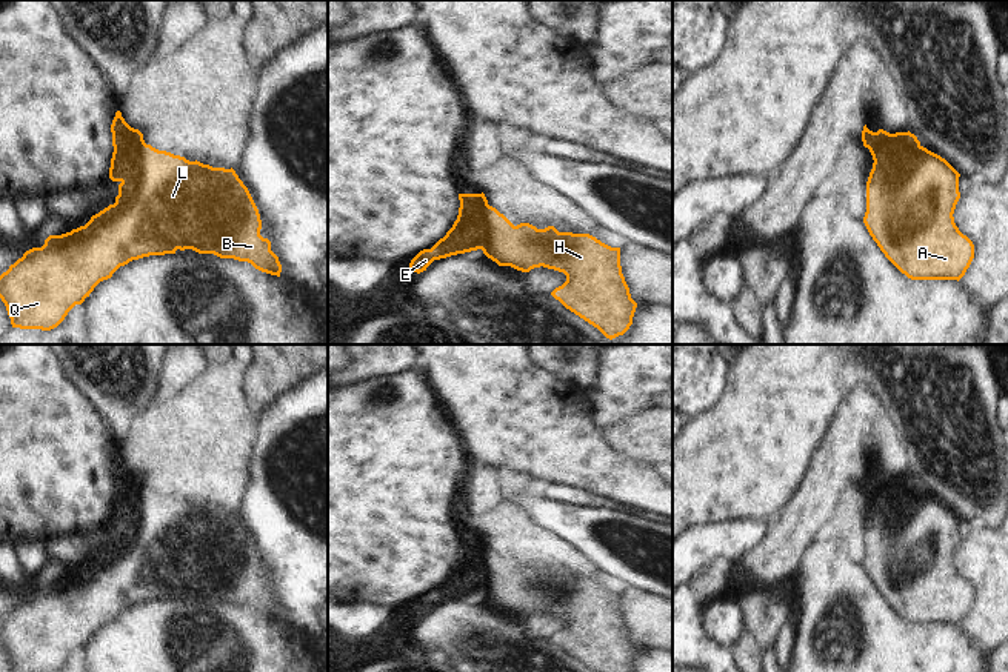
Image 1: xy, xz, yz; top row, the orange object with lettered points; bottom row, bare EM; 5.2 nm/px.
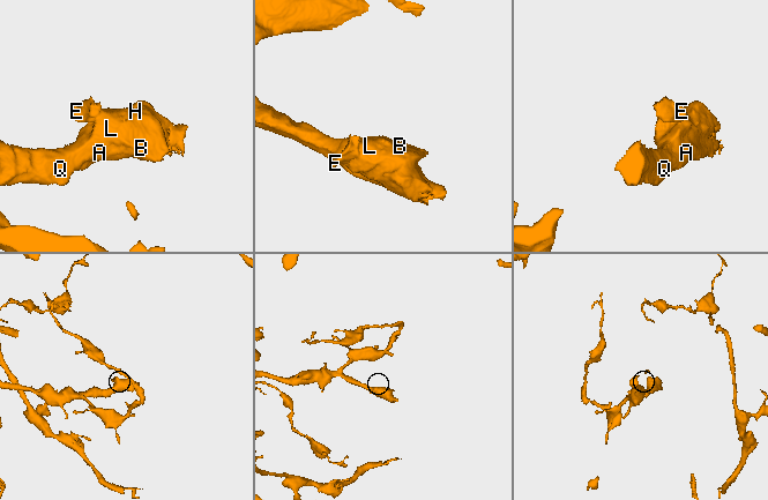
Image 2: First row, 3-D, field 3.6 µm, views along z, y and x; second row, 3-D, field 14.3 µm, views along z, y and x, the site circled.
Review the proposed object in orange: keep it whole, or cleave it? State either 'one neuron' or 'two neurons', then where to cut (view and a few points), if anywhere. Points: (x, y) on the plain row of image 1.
two neurons; cut in yz along (921, 491), (905, 503), (894, 503), (882, 495), (874, 506)

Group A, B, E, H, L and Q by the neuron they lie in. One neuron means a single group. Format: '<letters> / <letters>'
A B H L Q / E

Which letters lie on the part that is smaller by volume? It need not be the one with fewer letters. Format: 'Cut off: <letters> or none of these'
Cut off: E

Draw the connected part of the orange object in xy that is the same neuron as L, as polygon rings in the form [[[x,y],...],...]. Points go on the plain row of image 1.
[[[146,489],[140,495],[140,506],[132,511],[132,518],[118,529],[115,547],[92,560],[85,571],[62,580],[49,580],[42,592],[26,595],[0,620],[0,643],[12,672],[57,672],[75,649],[82,649],[94,632],[111,623],[120,610],[149,600],[175,598],[177,594],[248,606],[262,617],[280,621],[279,601],[271,595],[271,586],[260,580],[260,574],[259,554],[232,512],[189,506]]]

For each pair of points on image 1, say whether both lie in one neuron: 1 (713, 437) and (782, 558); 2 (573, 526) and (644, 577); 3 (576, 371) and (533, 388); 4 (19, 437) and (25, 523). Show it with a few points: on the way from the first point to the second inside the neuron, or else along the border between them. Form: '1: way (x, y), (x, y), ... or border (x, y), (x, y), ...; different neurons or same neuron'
1: border (793, 492), (782, 515), (771, 523); different neurons
2: way (590, 532), (627, 563); same neuron
3: border (528, 360), (568, 385); different neurons
4: way (22, 459), (22, 494), (25, 502); same neuron

